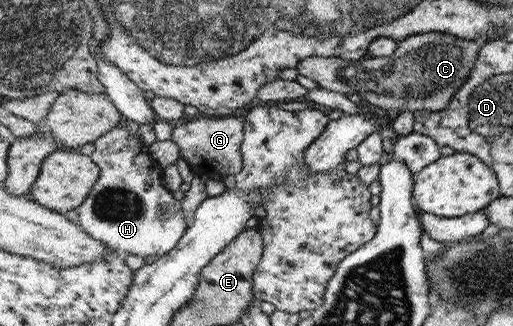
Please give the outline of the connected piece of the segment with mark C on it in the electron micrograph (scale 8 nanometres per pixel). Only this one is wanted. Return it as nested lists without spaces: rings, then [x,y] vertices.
[[[425,33],[413,35],[410,38],[405,38],[399,41],[397,49],[388,58],[380,57],[361,57],[356,60],[348,60],[343,58],[311,56],[310,58],[302,59],[295,67],[299,74],[313,79],[320,88],[341,92],[346,96],[359,95],[363,101],[375,108],[381,108],[387,112],[395,111],[441,111],[450,106],[451,99],[454,98],[457,91],[470,77],[473,71],[473,66],[478,61],[478,53],[489,38],[477,38],[466,40],[457,38],[449,33]]]

